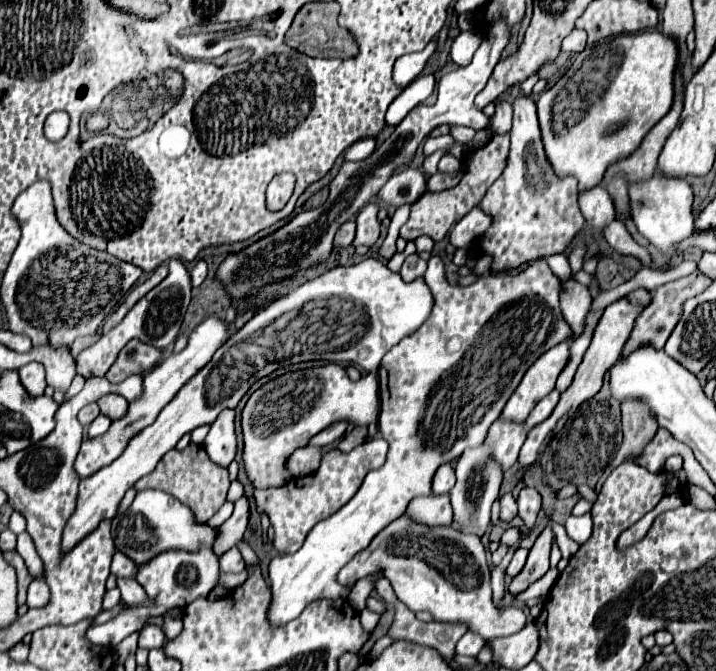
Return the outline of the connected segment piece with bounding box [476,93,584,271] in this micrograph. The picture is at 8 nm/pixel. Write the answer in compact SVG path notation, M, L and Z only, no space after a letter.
M518 93L512 105L514 123L510 129L508 165L480 201L484 211L494 217L494 223L480 237L476 249L494 257L492 271L518 267L540 255L562 253L584 225L578 207L578 181L574 177L558 179L546 161L536 117L536 99Z

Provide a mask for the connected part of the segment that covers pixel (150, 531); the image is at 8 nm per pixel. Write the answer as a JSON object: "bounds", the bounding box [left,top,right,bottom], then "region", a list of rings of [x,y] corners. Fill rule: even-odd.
{"bounds":[112,489,218,565],"region":[[[146,489],[136,495],[134,503],[128,507],[124,515],[112,519],[112,539],[118,551],[128,555],[138,565],[152,561],[162,551],[182,549],[182,551],[198,551],[200,547],[214,547],[214,539],[218,537],[218,527],[208,525],[206,521],[200,523],[194,517],[194,511],[188,505],[182,505],[176,497],[162,493],[158,489]],[[130,519],[136,523],[130,527]]]}

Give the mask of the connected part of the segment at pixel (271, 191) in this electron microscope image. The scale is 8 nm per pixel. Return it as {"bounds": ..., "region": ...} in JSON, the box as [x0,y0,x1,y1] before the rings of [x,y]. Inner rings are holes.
{"bounds":[266,173,294,209],"region":[[[280,173],[276,175],[270,185],[268,185],[268,191],[266,191],[266,203],[268,203],[268,209],[282,209],[286,205],[286,201],[290,199],[292,191],[294,191],[294,175],[292,173]]]}

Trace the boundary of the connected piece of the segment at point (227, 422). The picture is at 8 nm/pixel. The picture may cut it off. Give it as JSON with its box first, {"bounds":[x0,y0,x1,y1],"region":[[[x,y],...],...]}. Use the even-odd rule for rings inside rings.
{"bounds":[204,409,236,465],"region":[[[224,409],[216,421],[210,427],[210,433],[204,441],[204,449],[210,455],[210,459],[218,465],[230,465],[232,459],[236,457],[236,431],[234,431],[234,409]]]}

